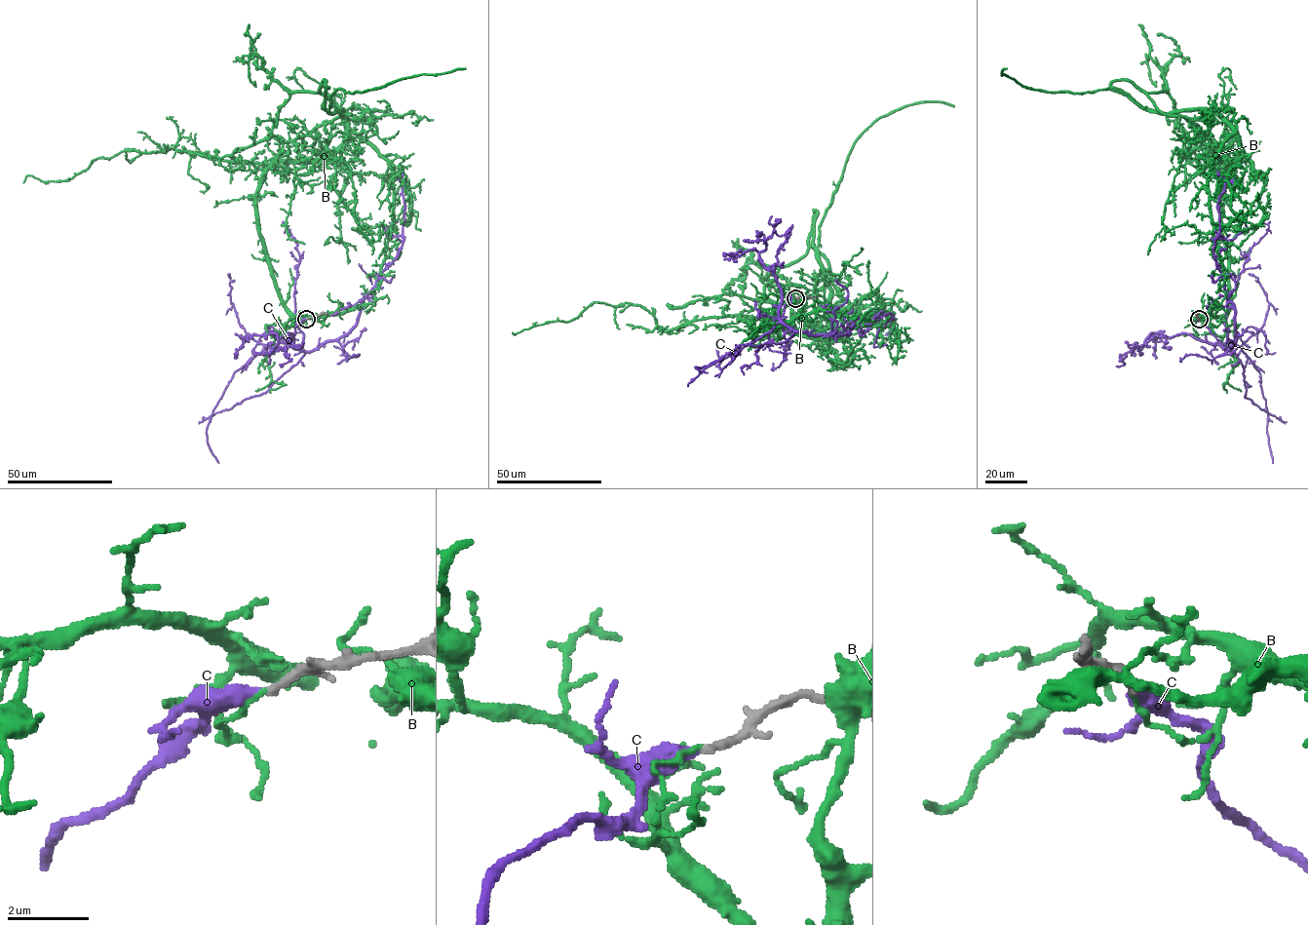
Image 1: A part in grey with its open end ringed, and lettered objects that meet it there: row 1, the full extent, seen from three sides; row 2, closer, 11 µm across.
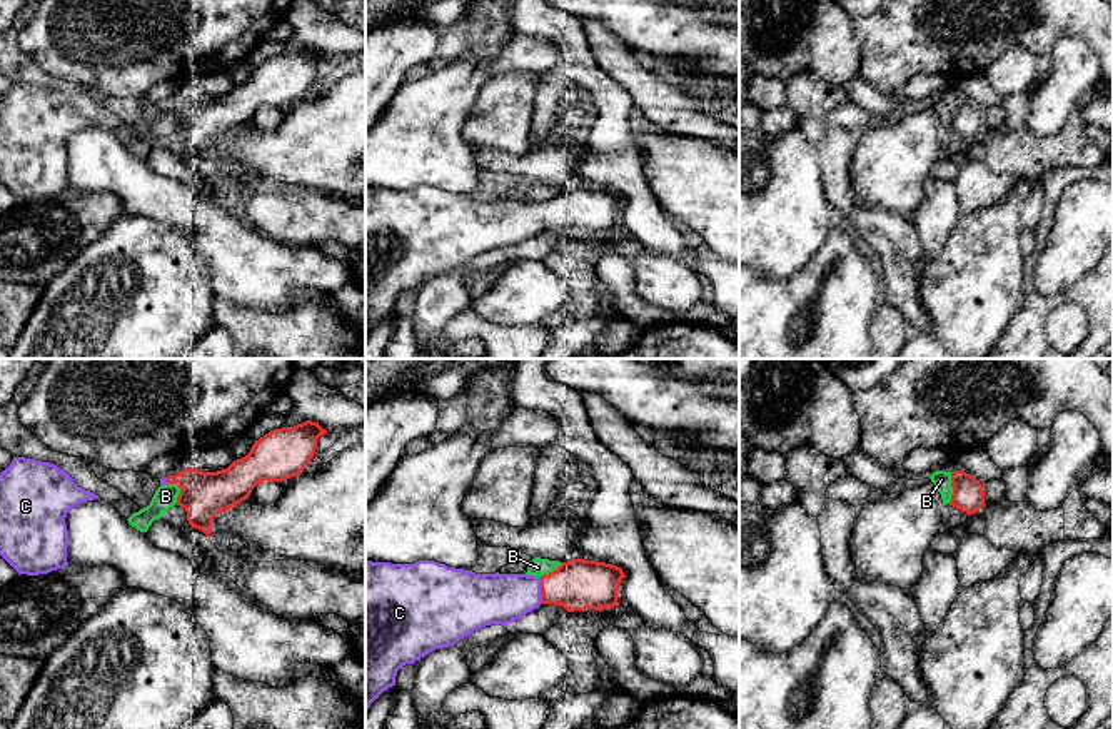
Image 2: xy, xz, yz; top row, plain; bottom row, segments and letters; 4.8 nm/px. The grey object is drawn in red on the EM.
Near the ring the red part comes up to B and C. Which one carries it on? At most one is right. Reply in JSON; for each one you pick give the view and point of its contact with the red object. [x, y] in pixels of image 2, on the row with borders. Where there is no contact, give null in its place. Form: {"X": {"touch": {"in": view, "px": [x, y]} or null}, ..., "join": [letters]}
{"C": {"touch": {"in": "xz", "px": [541, 591]}}, "join": ["C"]}

